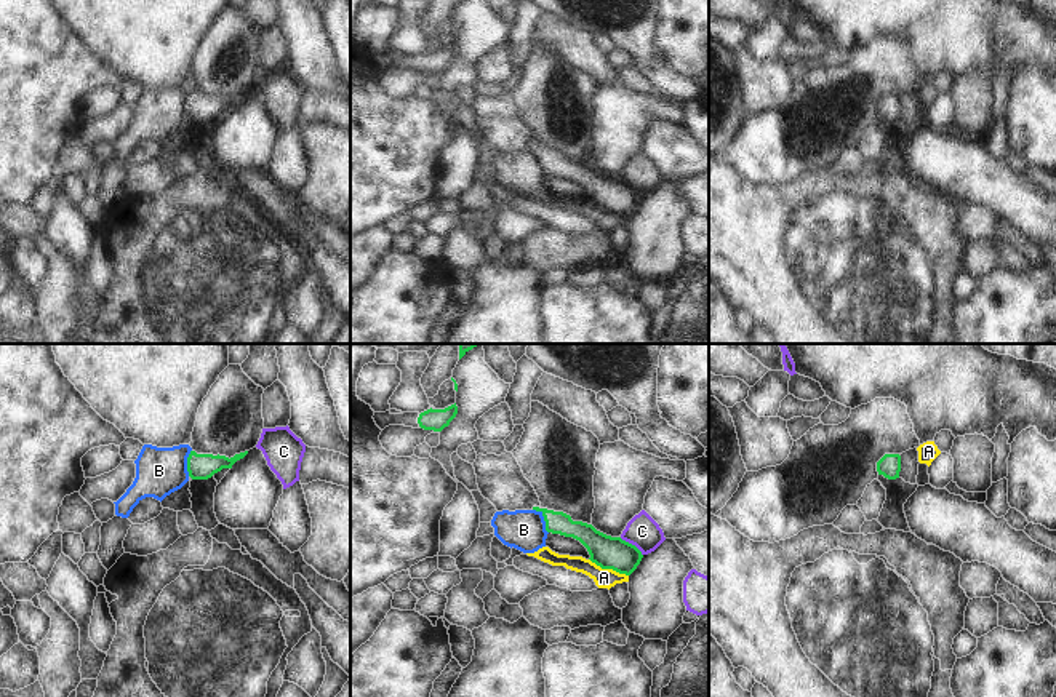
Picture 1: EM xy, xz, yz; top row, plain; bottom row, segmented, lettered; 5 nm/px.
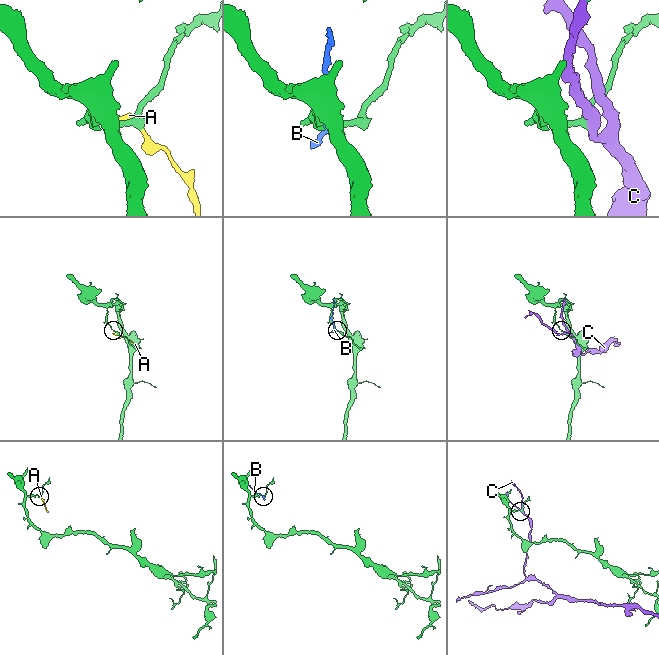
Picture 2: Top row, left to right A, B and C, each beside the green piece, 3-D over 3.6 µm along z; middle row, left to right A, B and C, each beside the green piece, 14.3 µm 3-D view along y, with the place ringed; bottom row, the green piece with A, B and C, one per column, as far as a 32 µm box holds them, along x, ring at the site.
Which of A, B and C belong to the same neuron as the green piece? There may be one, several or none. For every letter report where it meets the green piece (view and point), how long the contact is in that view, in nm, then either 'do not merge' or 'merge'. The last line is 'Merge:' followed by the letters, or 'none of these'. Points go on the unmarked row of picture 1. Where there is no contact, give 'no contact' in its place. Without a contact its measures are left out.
A: meets green in xz at (608, 210); contact 220 nm long; do not merge
B: meets green in xz at (544, 162); contact 150 nm long; do not merge
C: meets green in xz at (631, 186); contact 150 nm long; do not merge
Merge: none of these

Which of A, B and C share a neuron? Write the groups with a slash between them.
A B / C

